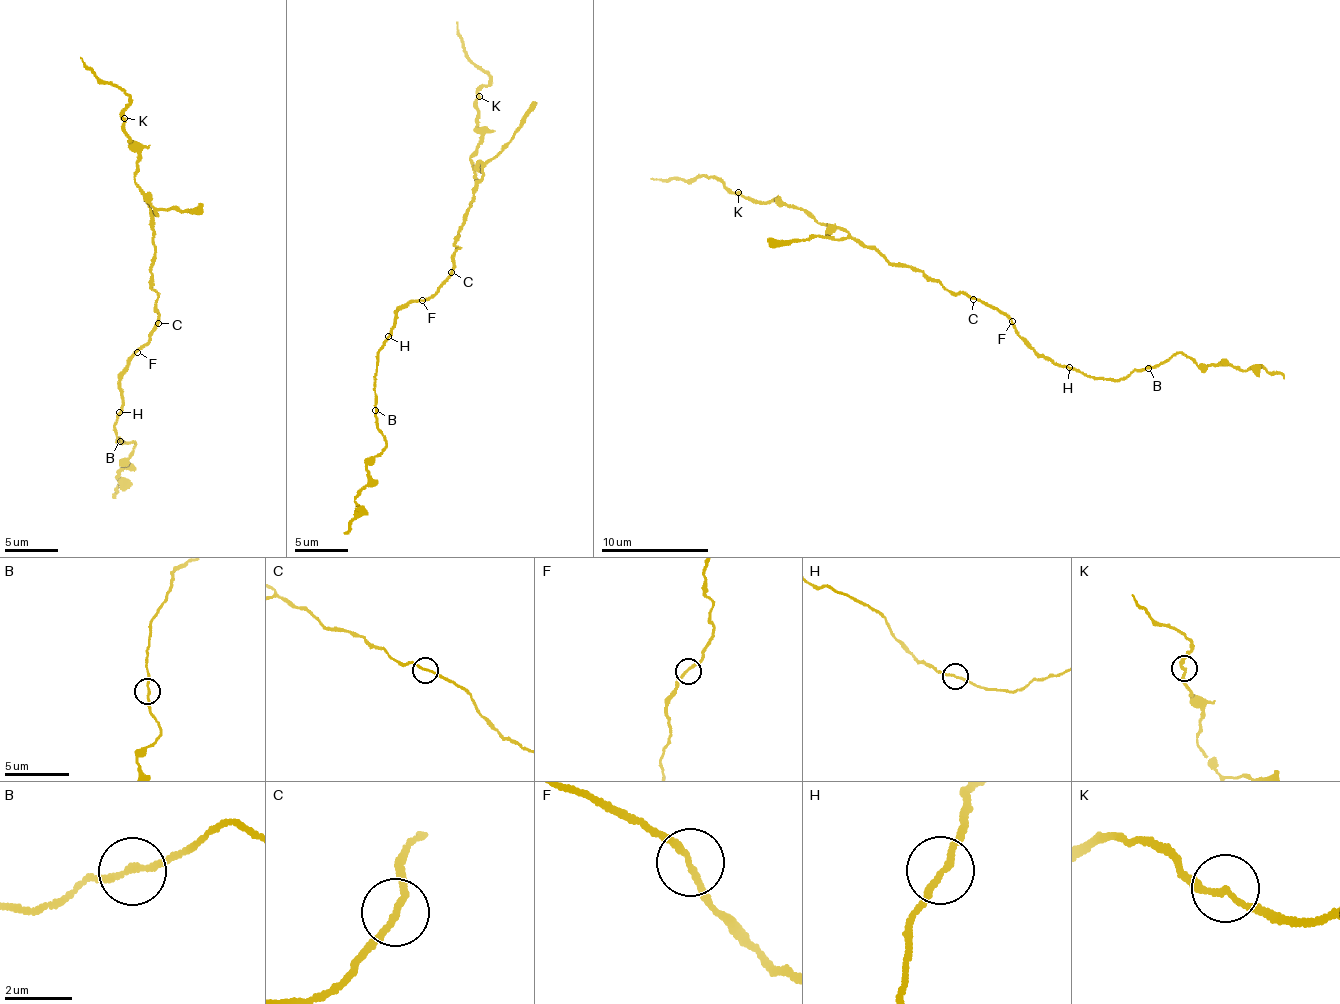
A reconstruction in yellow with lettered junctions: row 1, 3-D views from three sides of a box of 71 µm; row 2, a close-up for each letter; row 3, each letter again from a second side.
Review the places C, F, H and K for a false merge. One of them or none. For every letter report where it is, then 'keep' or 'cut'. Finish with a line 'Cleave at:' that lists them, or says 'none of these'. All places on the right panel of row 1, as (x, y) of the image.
C: place (973, 299); keep
F: place (1012, 321); keep
H: place (1069, 367); cut
K: place (738, 192); keep
Cleave at: H

